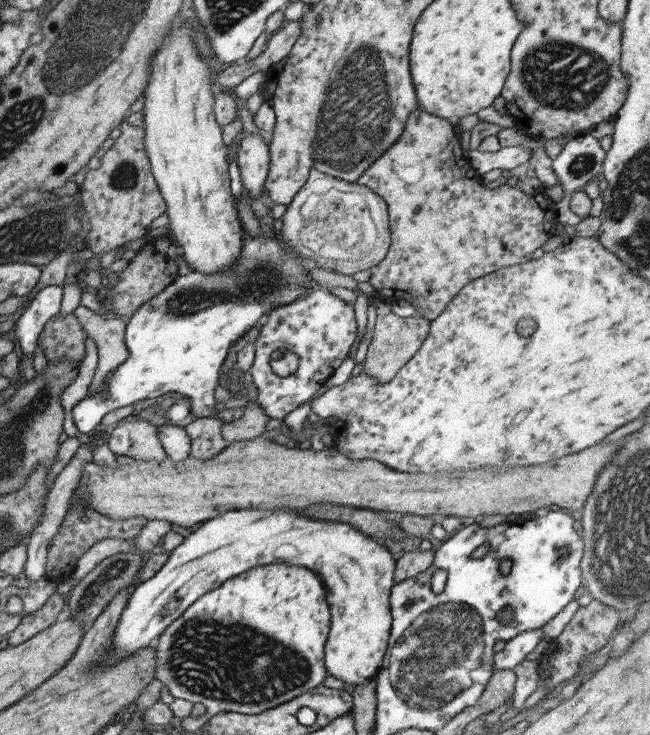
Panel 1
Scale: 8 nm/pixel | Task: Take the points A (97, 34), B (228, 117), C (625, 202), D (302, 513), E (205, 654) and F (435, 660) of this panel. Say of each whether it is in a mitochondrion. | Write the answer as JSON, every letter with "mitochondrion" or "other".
{"A":"mitochondrion","B":"other","C":"mitochondrion","D":"other","E":"mitochondrion","F":"mitochondrion"}

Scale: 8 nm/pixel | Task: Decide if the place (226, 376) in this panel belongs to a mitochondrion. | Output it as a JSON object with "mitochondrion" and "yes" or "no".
{"mitochondrion":"no"}

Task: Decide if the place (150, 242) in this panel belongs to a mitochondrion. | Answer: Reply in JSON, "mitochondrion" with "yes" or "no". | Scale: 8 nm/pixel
{"mitochondrion":"no"}

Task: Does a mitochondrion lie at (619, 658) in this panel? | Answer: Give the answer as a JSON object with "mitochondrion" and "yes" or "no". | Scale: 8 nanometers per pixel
{"mitochondrion":"no"}

